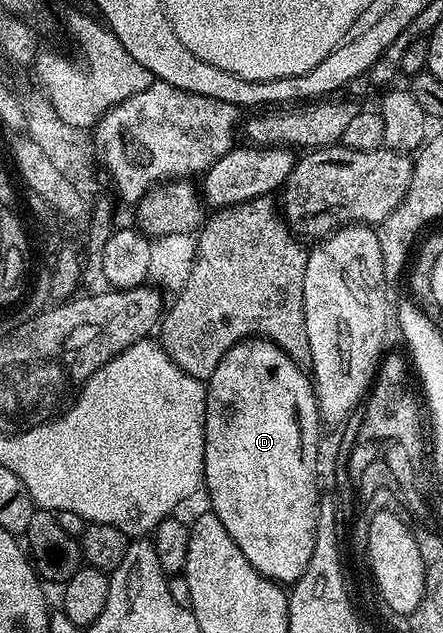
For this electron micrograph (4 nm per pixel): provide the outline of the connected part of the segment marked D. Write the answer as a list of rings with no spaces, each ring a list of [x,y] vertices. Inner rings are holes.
[[[246,338],[234,344],[222,360],[218,360],[218,368],[206,380],[206,416],[204,417],[204,480],[203,489],[208,489],[208,502],[211,513],[222,520],[222,528],[230,532],[230,540],[242,548],[242,556],[254,564],[254,568],[268,581],[277,584],[291,584],[297,582],[306,572],[306,564],[310,564],[310,552],[314,552],[316,539],[316,520],[318,517],[318,489],[316,487],[315,458],[318,452],[320,434],[320,414],[317,406],[316,391],[313,379],[306,373],[301,363],[295,362],[281,346],[274,345],[266,338]]]

